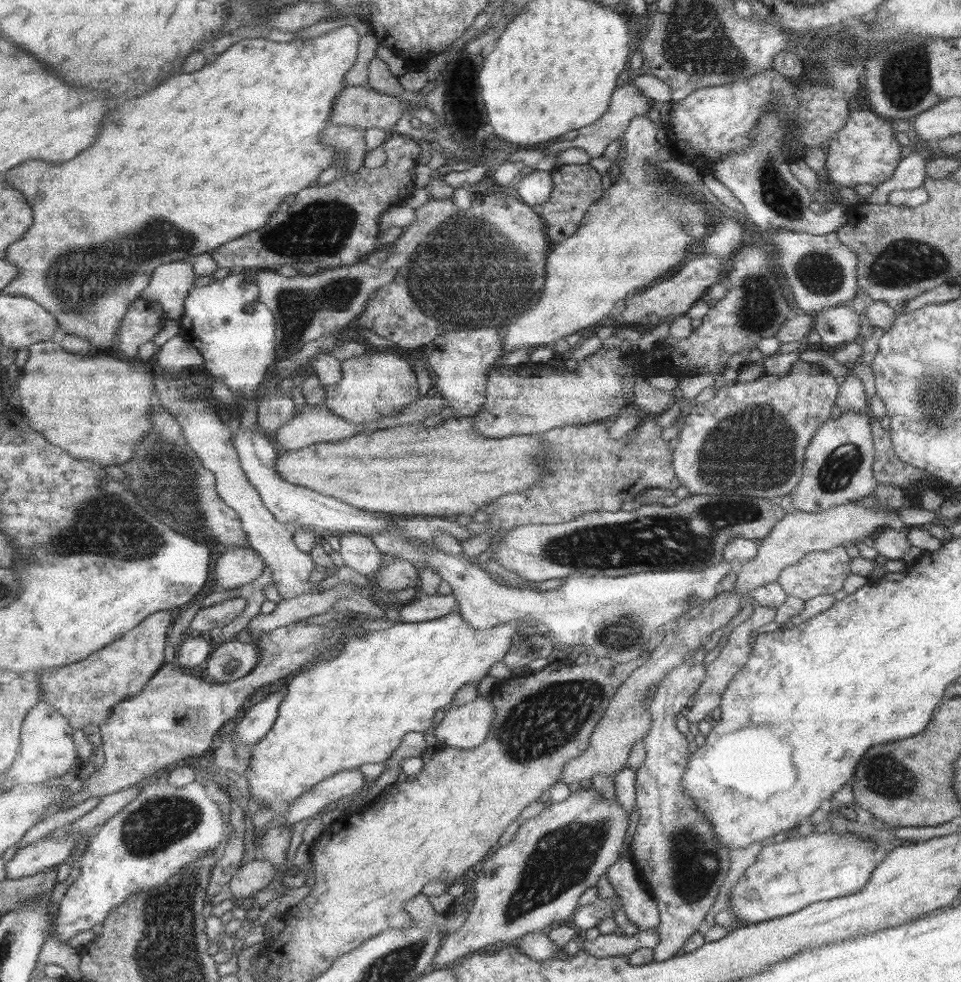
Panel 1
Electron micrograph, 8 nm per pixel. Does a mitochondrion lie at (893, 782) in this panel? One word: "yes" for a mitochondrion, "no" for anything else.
yes

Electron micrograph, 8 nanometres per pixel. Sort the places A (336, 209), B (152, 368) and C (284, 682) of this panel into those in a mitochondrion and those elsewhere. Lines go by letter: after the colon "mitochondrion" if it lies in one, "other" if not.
A: mitochondrion
B: other
C: other

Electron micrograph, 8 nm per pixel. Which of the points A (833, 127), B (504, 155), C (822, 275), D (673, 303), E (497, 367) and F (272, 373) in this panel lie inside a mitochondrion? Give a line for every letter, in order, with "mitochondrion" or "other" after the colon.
A: other
B: other
C: mitochondrion
D: other
E: other
F: other

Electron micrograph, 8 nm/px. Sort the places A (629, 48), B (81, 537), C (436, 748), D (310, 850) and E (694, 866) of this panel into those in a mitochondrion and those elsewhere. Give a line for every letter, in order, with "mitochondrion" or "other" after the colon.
A: other
B: mitochondrion
C: other
D: other
E: mitochondrion

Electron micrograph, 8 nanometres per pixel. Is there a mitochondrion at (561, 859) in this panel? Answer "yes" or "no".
yes

